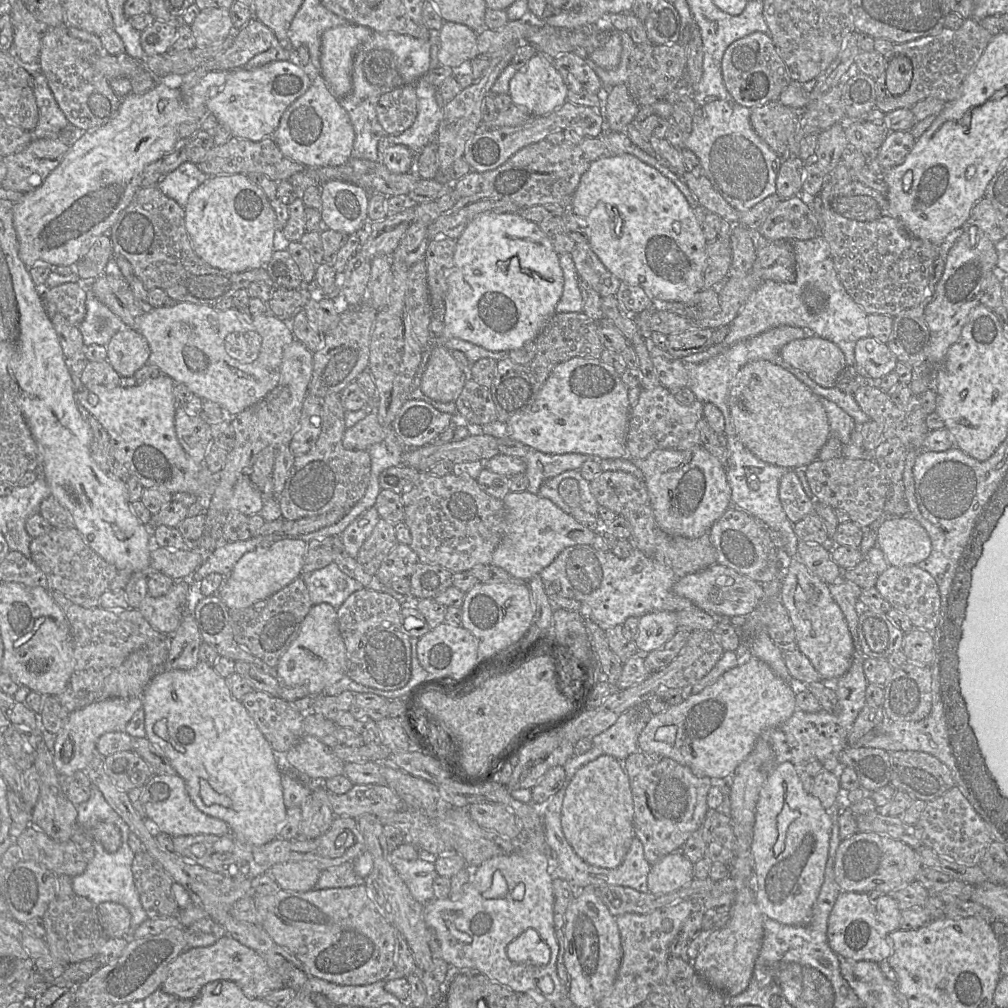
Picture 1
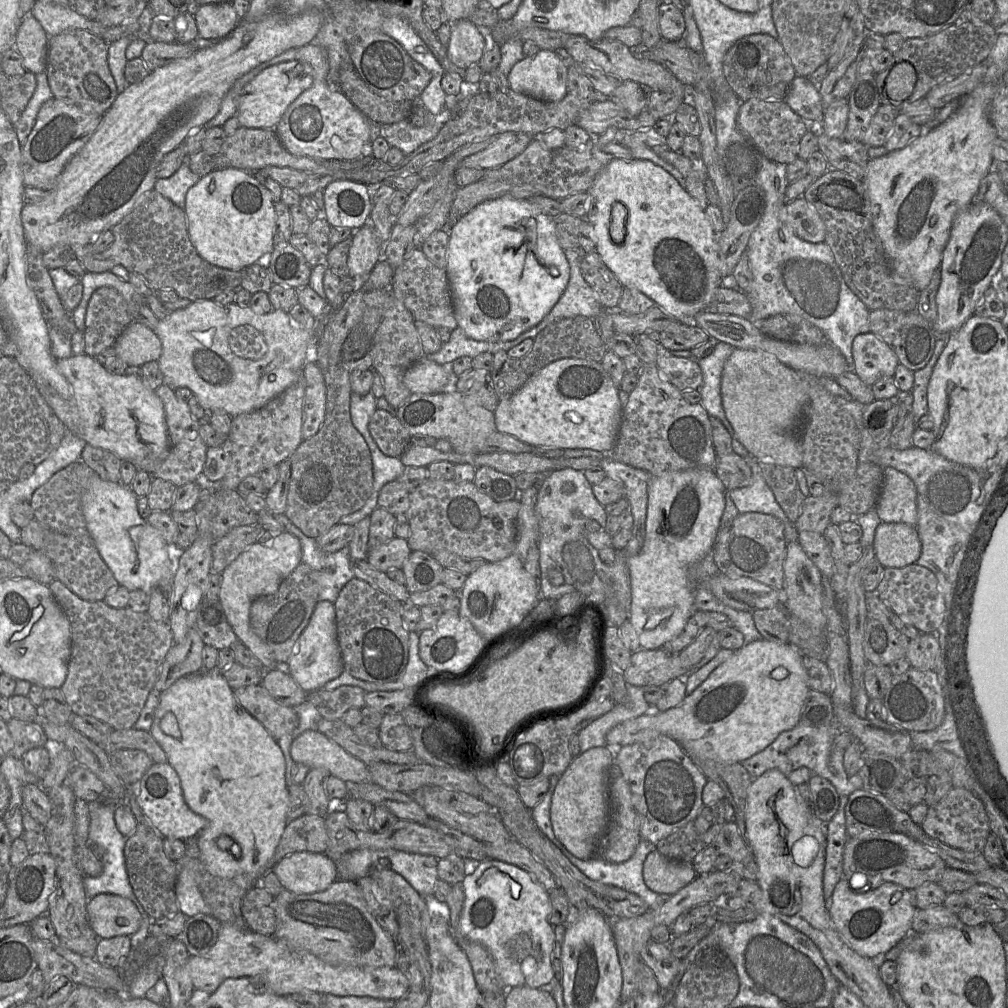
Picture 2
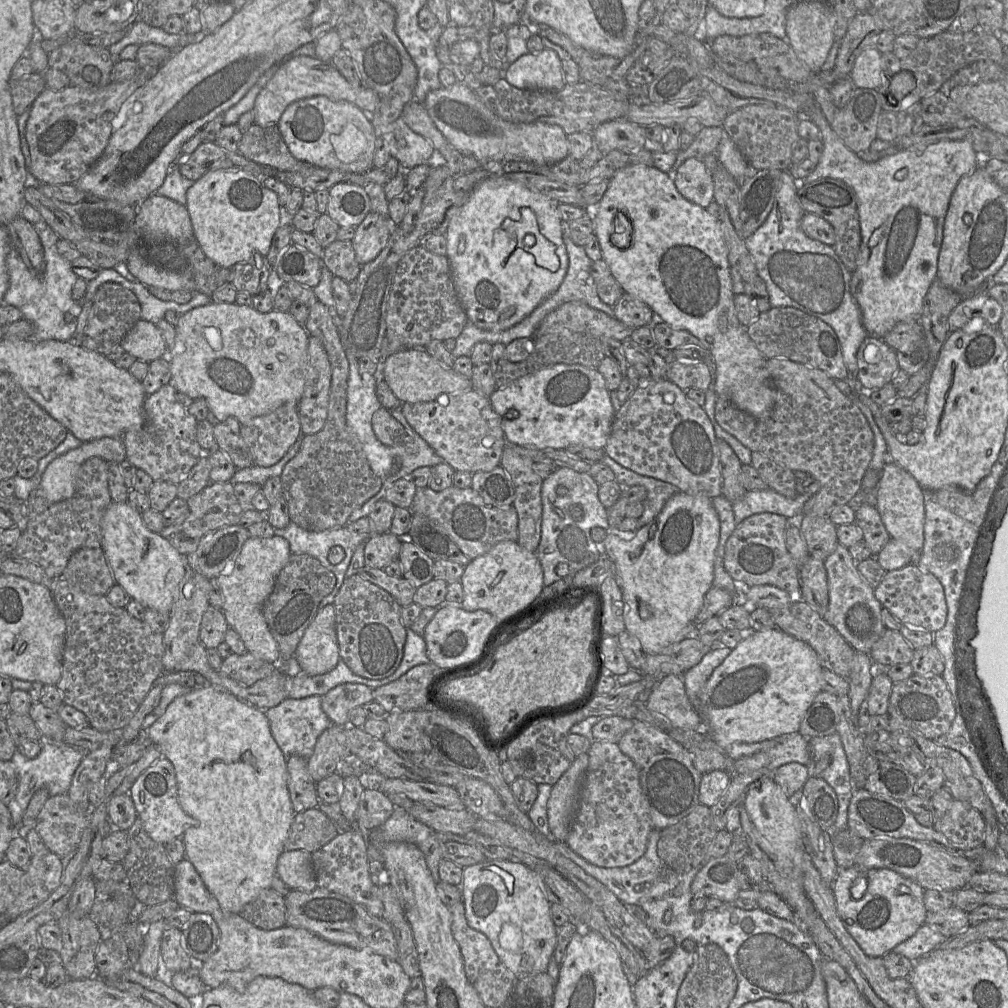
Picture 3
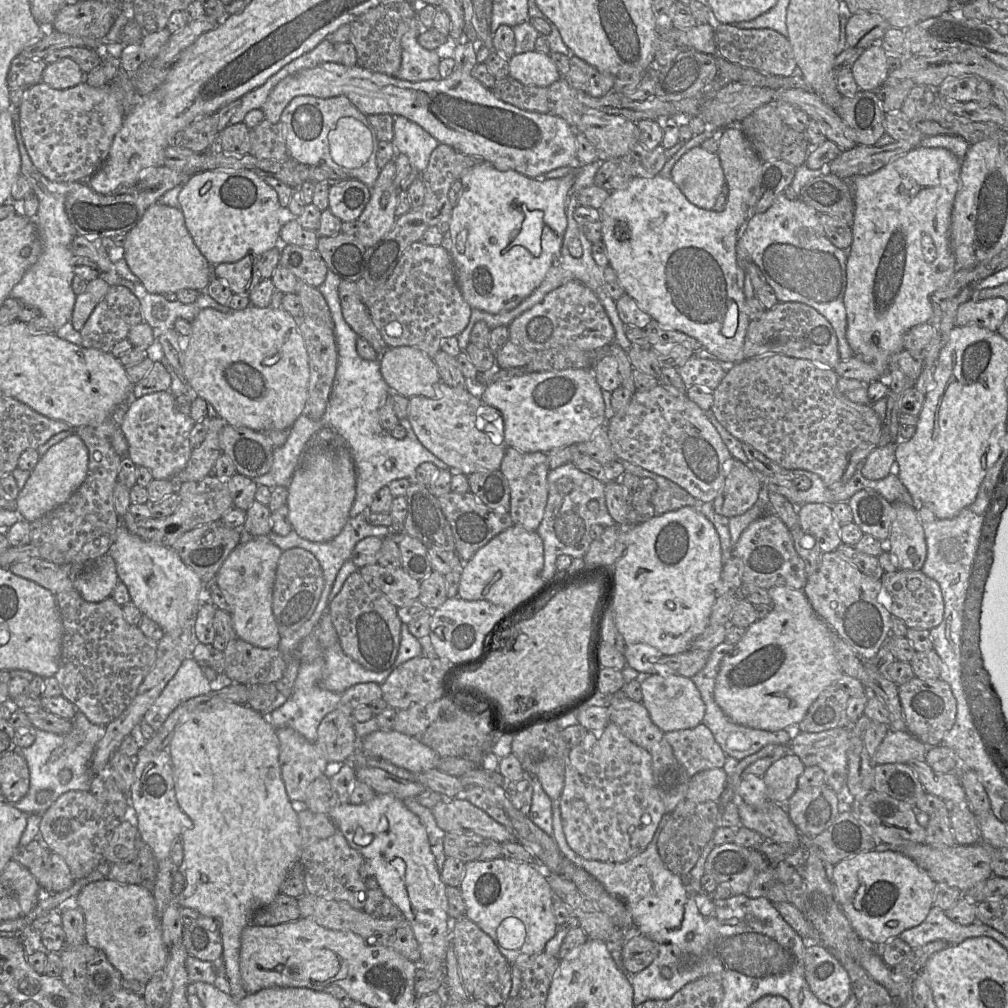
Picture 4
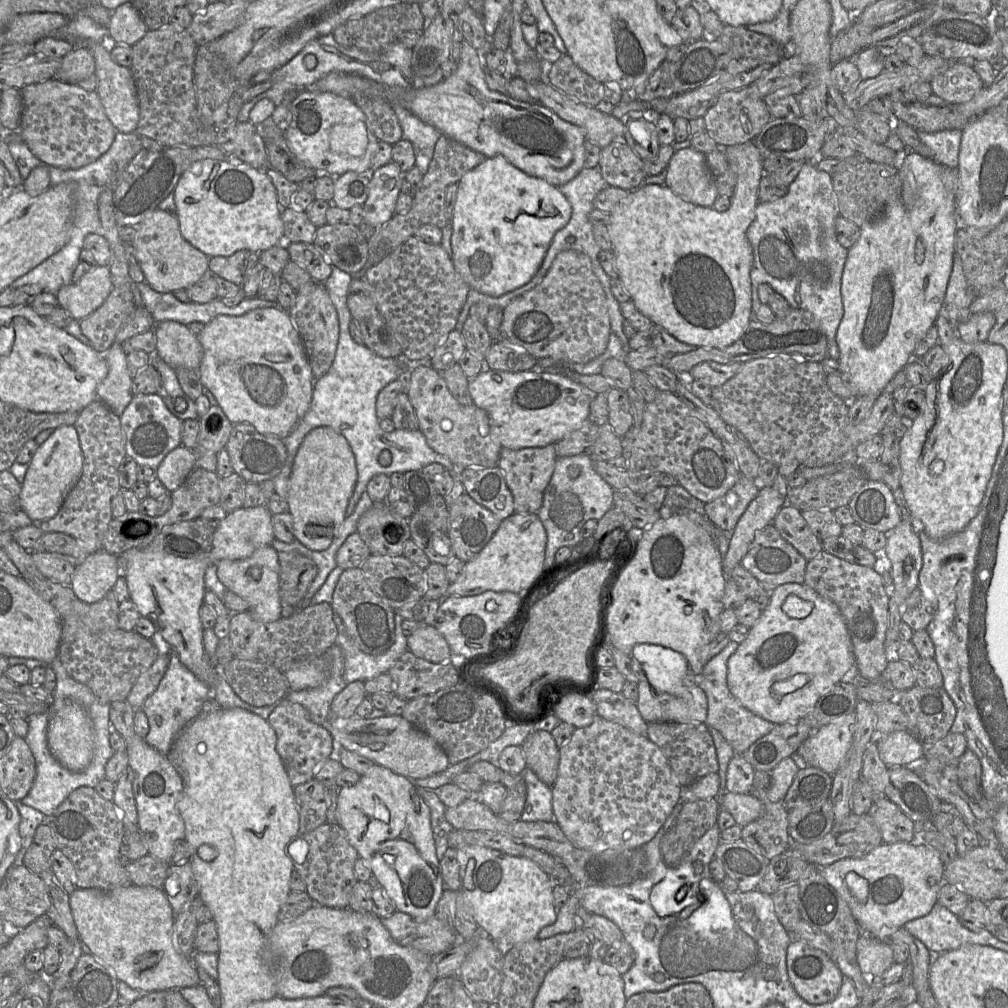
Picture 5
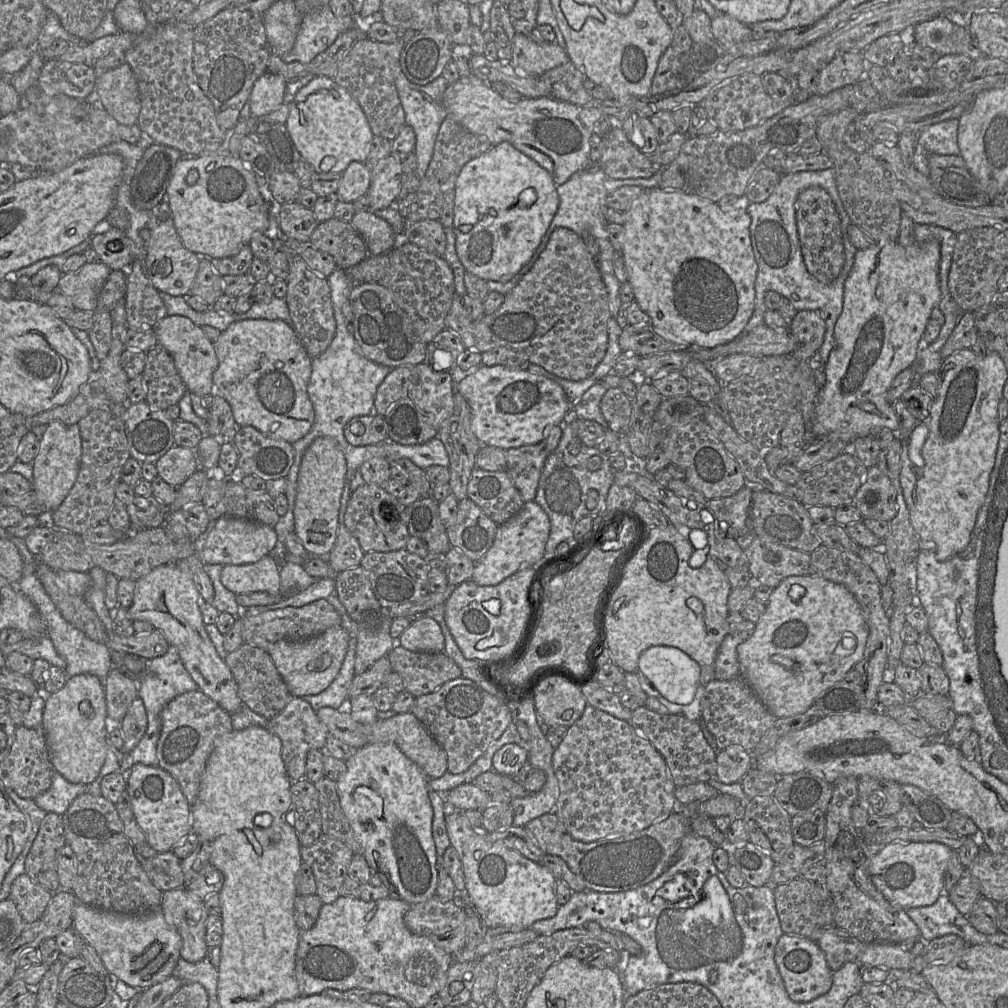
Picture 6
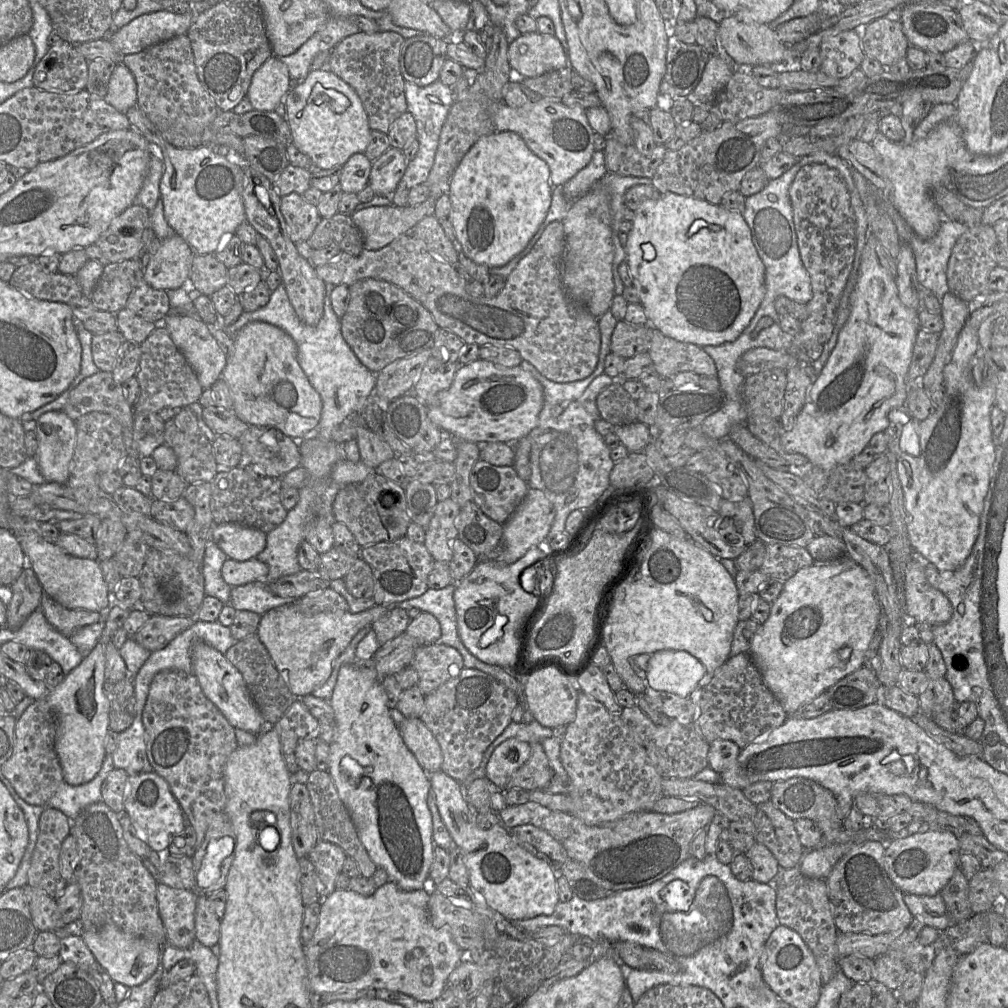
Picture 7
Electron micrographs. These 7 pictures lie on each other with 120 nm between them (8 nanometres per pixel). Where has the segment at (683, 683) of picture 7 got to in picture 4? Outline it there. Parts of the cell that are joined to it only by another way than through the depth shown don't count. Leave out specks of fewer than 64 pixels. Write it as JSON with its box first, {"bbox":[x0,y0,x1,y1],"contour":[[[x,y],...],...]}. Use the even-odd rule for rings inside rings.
{"bbox":[624,643,676,676],"contour":[[[645,643],[626,645],[624,652],[626,664],[638,671],[642,676],[651,674],[676,675],[665,673],[665,670],[668,669],[658,663],[662,656],[663,654],[658,649]]]}

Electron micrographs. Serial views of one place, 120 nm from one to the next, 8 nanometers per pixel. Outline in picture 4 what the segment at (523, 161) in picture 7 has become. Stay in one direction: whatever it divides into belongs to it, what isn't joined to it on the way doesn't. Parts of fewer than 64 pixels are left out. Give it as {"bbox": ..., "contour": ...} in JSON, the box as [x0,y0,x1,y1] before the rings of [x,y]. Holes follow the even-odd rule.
{"bbox":[450,162,574,314],"contour":[[[487,162],[471,167],[462,176],[461,196],[450,221],[450,255],[458,286],[471,308],[490,314],[512,310],[541,284],[561,256],[566,202],[574,180],[574,172],[557,179],[530,178],[515,170],[498,170]]]}

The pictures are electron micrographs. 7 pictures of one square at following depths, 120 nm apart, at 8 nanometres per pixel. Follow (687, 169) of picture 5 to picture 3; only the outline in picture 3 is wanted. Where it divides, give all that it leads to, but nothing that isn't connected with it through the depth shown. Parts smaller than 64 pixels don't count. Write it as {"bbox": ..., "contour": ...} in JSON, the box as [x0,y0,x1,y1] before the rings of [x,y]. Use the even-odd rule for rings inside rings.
{"bbox":[674,159,714,208],"contour":[[[686,159],[677,169],[674,182],[681,195],[702,208],[707,208],[714,200],[712,173],[703,160]]]}

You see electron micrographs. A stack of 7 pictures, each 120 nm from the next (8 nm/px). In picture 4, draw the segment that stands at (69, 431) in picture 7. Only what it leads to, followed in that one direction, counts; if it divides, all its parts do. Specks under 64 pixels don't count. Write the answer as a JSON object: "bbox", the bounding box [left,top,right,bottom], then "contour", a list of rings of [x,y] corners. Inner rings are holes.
{"bbox":[16,432,88,522],"contour":[[[75,432],[51,446],[39,458],[16,499],[17,510],[22,518],[28,522],[33,522],[65,503],[84,482],[87,470],[88,448]]]}

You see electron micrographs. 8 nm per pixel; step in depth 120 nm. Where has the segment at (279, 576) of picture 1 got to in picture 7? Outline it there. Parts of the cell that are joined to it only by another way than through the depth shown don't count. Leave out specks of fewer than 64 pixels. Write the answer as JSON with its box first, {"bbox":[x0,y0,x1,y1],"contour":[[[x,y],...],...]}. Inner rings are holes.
{"bbox":[221,558,269,587],"contour":[[[256,558],[247,561],[227,559],[221,570],[223,580],[231,587],[242,586],[248,583],[266,583],[269,568],[267,564]]]}

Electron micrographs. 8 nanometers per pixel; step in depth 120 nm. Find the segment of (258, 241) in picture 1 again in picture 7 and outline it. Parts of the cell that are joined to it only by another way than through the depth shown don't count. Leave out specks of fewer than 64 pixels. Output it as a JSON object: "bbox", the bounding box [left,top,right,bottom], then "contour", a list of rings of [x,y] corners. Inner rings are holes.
{"bbox":[126,105,246,254],"contour":[[[138,105],[131,107],[126,117],[131,128],[162,151],[164,172],[160,181],[160,198],[167,223],[191,246],[195,254],[215,254],[223,241],[234,234],[237,227],[246,220],[242,200],[242,168],[205,145],[177,148],[170,144]]]}

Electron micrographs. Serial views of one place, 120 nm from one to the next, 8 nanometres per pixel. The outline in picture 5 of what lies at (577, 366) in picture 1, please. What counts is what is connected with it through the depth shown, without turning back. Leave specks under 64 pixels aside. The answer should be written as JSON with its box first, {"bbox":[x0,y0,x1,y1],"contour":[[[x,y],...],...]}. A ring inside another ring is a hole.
{"bbox":[468,370,592,450],"contour":[[[532,370],[524,372],[481,371],[469,380],[468,389],[474,405],[487,413],[490,435],[499,441],[502,448],[519,450],[556,444],[570,432],[579,429],[590,418],[592,393],[580,383],[556,373],[538,373]]]}

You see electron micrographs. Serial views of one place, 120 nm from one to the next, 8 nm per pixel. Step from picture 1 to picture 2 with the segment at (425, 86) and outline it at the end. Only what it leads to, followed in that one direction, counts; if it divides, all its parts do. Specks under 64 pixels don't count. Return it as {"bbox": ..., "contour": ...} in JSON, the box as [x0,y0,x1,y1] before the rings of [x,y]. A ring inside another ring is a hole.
{"bbox":[378,108,453,156],"contour":[[[447,108],[437,115],[431,114],[426,109],[427,124],[425,126],[415,127],[409,119],[405,119],[393,124],[378,125],[378,136],[407,156],[422,144],[433,139],[452,116],[453,113]]]}

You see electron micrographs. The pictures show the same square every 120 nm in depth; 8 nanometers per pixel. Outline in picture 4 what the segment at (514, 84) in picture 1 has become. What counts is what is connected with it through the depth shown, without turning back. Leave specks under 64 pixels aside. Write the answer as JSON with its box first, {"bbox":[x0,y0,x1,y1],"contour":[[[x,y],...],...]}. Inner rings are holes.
{"bbox":[509,50,562,87],"contour":[[[536,50],[514,54],[509,59],[509,76],[524,85],[539,87],[562,78],[550,55]]]}

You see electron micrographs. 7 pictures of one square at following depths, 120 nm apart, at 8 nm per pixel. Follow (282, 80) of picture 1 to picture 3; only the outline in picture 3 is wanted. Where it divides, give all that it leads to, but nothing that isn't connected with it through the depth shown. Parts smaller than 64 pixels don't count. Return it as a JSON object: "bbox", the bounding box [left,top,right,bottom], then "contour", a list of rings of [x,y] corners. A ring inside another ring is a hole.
{"bbox":[251,56,380,126],"contour":[[[297,56],[283,63],[256,97],[254,108],[251,110],[254,113],[254,123],[259,126],[276,125],[282,113],[291,103],[319,95],[331,100],[349,101],[368,115],[373,114],[380,101],[378,94],[371,88],[351,85],[331,61]]]}

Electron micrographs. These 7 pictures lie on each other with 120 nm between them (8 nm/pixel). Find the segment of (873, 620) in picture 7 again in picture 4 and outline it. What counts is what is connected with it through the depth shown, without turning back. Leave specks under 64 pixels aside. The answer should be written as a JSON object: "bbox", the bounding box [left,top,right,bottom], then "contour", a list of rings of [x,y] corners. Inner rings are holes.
{"bbox":[714,586,843,732],"contour":[[[774,586],[768,589],[768,594],[773,603],[771,612],[764,619],[758,620],[750,625],[750,627],[746,629],[746,633],[742,640],[735,645],[733,651],[725,655],[721,660],[714,688],[714,699],[722,711],[733,722],[754,729],[775,732],[782,729],[796,729],[796,726],[805,717],[808,709],[819,695],[827,687],[835,684],[843,673],[835,655],[833,641],[834,630],[816,614],[805,593],[802,590],[796,590],[786,586]]]}

